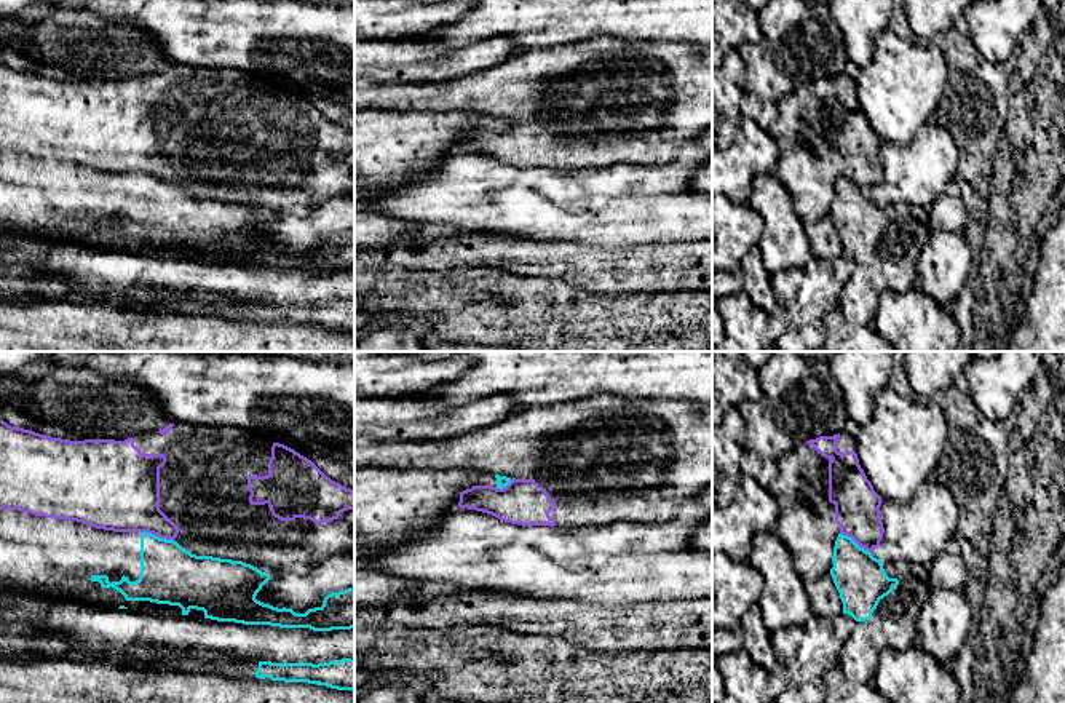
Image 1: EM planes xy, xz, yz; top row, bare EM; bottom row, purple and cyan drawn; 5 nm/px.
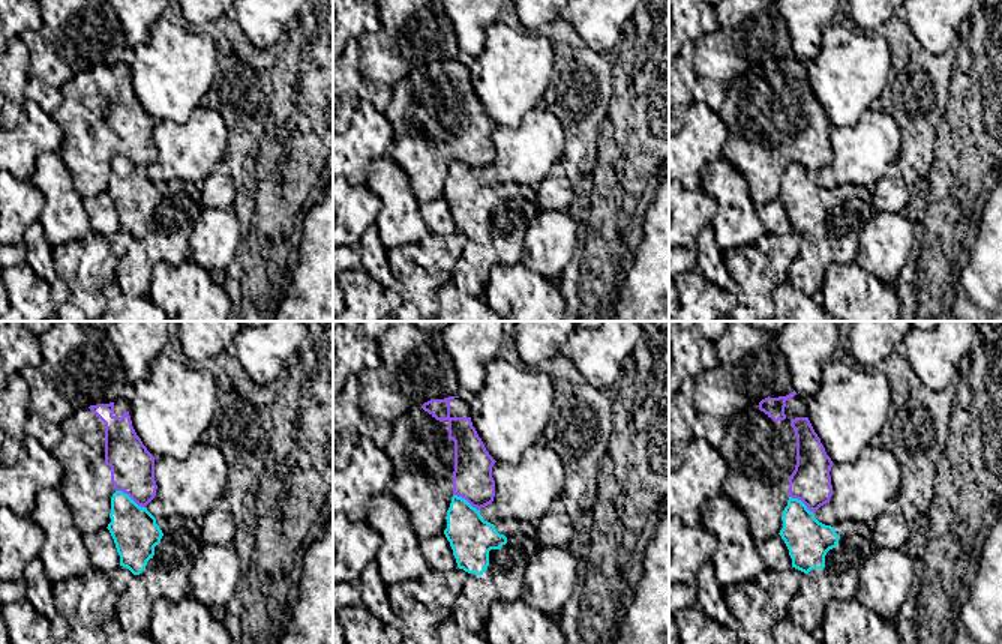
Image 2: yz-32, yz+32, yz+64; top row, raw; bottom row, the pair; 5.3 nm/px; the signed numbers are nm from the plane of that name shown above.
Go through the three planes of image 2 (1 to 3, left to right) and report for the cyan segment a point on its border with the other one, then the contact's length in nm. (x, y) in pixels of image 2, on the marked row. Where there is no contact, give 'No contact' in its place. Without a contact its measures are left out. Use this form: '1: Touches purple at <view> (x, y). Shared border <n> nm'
1: Touches purple at yz-32 (131, 497). Shared border 190 nm
2: Touches purple at yz+32 (467, 500). Shared border 170 nm
3: Touches purple at yz+64 (801, 500). Shared border 170 nm

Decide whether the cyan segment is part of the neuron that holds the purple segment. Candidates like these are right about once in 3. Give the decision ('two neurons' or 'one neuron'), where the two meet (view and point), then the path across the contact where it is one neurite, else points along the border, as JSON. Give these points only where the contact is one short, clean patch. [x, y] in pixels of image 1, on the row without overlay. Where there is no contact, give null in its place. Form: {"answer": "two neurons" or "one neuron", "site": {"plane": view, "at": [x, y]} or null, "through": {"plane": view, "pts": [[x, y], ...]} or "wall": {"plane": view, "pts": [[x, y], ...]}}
{"answer": "two neurons", "site": {"plane": "xy", "at": [157, 178]}, "wall": {"plane": "xy", "pts": [[141, 173], [173, 182]]}}

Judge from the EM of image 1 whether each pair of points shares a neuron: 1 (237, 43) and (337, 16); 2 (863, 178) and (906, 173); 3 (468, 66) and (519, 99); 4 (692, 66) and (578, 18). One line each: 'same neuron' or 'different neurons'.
1: same neuron
2: different neurons
3: different neurons
4: different neurons

